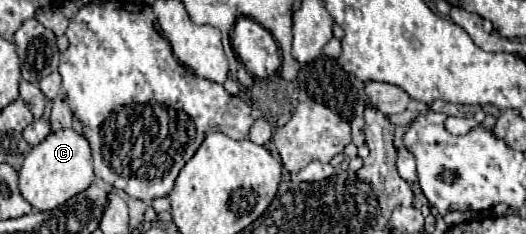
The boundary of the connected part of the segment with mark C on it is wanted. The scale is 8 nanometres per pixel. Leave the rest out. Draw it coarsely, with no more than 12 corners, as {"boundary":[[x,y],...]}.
{"boundary":[[51,132],[25,156],[19,192],[53,210],[89,188],[91,148]]}

